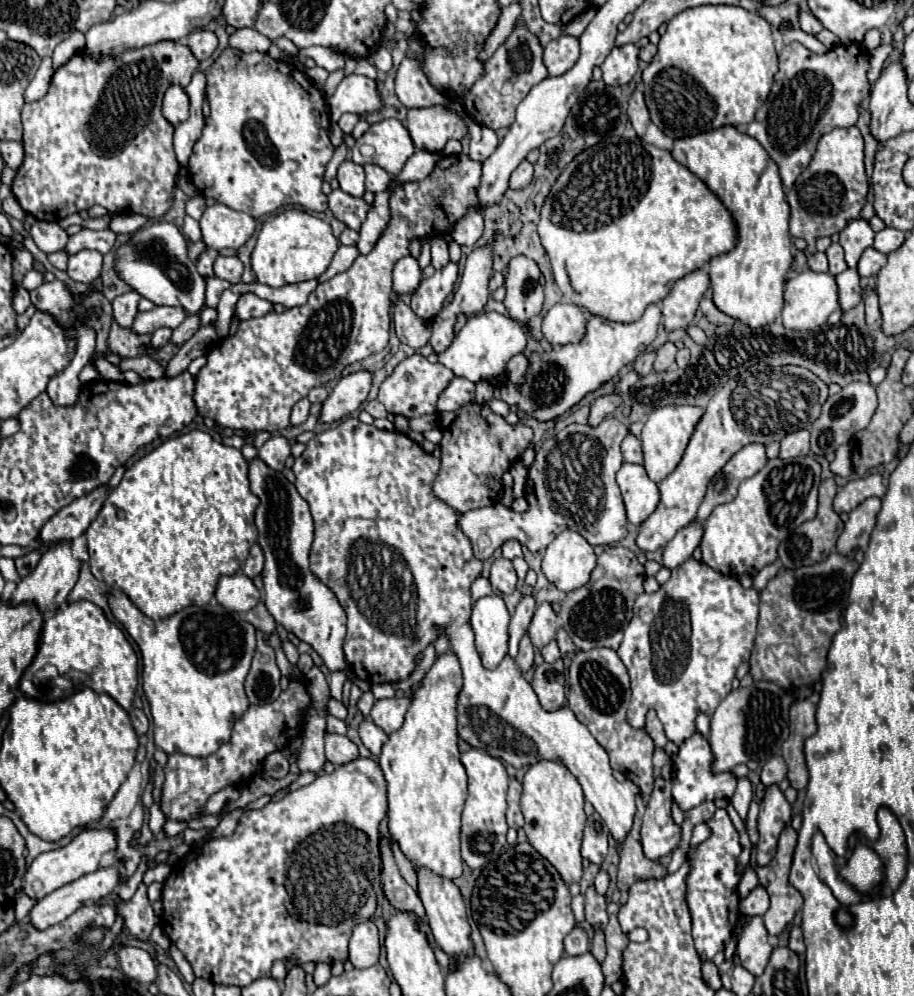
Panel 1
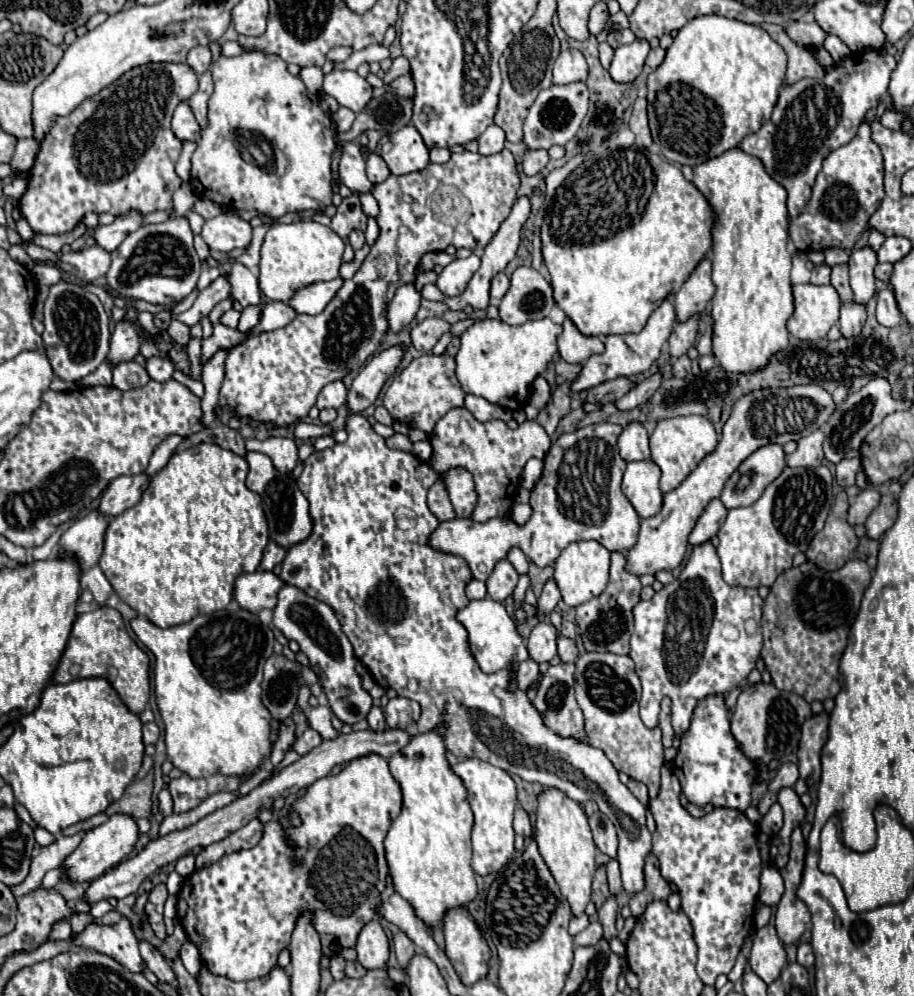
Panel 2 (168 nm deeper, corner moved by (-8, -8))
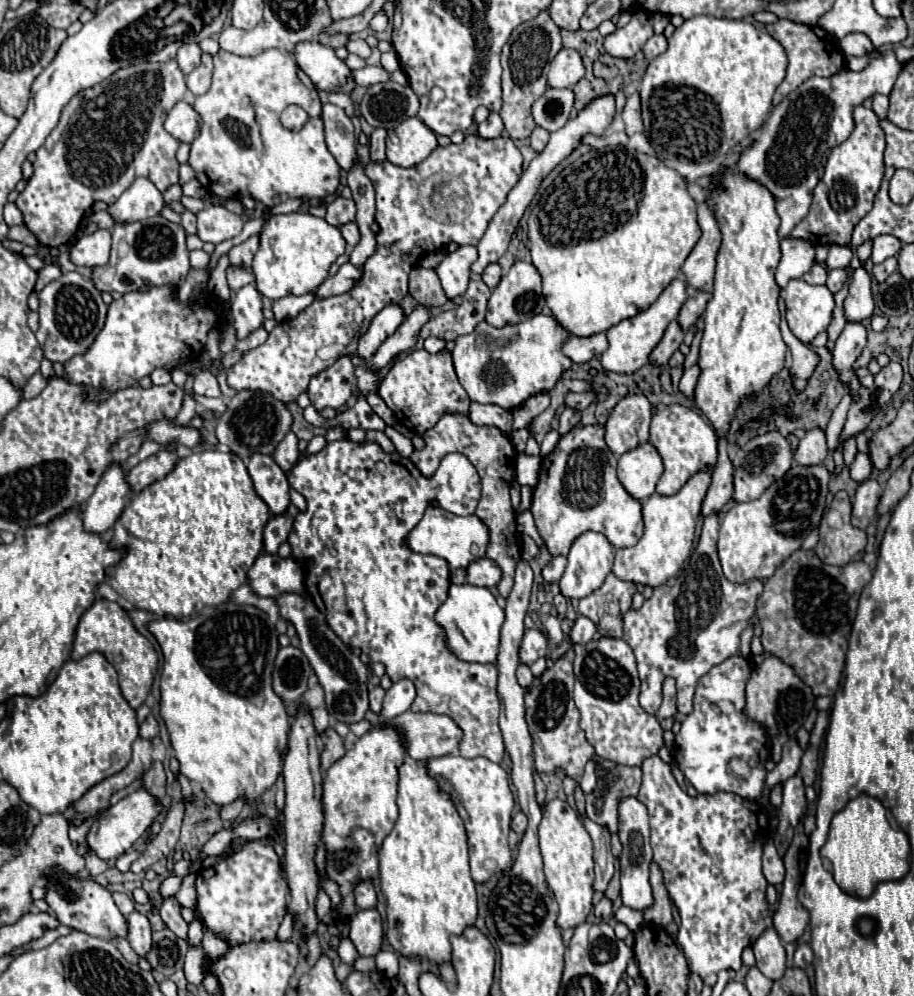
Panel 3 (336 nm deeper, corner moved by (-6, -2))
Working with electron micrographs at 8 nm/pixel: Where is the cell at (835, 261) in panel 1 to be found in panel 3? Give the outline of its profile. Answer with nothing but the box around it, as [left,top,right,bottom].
[827,268,847,294]

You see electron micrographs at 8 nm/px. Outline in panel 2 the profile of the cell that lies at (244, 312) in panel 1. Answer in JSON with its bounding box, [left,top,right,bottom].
[239,306,261,332]

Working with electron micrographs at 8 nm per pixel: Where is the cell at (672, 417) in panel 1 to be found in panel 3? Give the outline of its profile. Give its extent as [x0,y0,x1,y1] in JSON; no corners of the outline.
[649,404,719,494]

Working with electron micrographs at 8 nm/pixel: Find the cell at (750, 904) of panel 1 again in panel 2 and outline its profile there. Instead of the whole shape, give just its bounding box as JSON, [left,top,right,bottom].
[759,864,783,906]

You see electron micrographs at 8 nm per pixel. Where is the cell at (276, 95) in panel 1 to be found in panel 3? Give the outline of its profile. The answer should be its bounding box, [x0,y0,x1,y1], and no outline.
[189,50,341,206]

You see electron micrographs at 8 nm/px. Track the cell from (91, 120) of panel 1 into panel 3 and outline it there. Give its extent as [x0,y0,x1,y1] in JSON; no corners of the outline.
[19,60,185,248]

